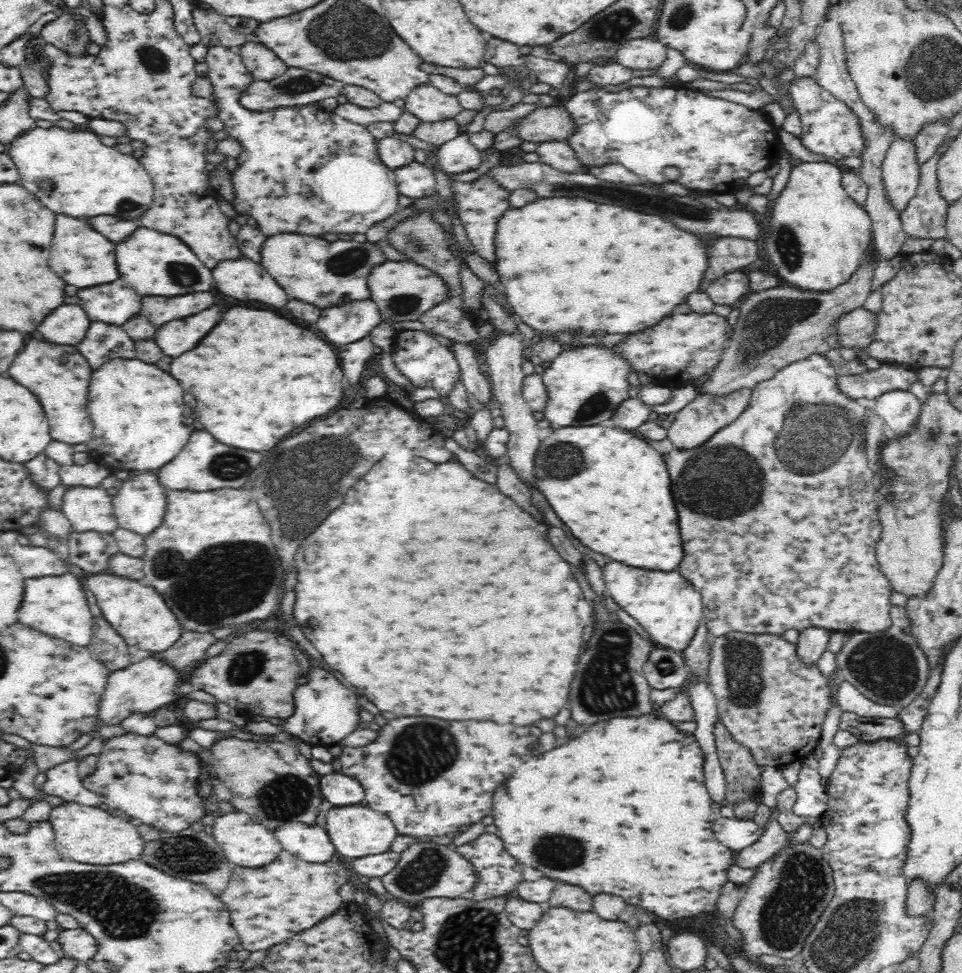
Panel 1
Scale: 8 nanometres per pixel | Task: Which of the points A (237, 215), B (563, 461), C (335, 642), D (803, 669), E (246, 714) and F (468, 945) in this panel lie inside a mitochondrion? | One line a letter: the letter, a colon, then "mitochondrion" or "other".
A: other
B: mitochondrion
C: other
D: other
E: other
F: mitochondrion

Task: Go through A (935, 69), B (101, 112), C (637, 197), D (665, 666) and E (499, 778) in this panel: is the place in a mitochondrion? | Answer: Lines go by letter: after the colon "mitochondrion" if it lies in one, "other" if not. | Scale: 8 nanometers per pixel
A: mitochondrion
B: other
C: mitochondrion
D: mitochondrion
E: other

